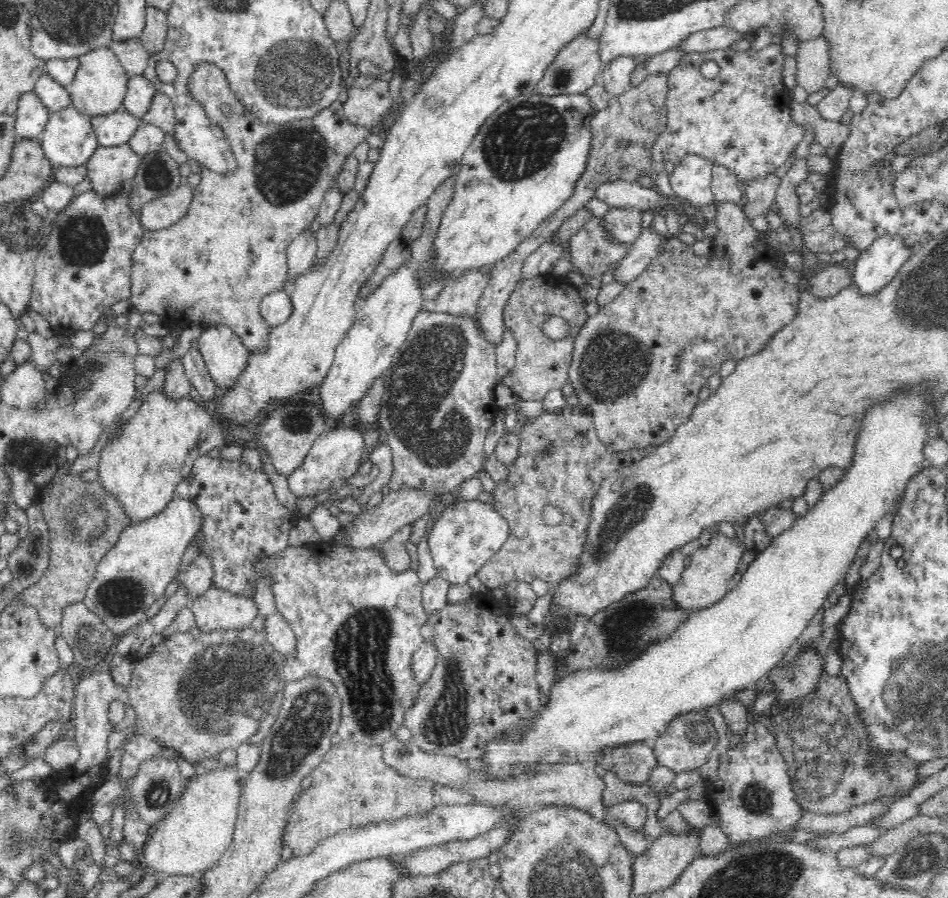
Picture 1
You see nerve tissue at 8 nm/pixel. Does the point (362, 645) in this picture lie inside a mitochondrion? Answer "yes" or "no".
yes

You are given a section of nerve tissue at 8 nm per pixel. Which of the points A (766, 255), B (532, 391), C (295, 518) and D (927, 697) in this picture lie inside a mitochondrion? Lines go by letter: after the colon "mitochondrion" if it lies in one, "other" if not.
A: other
B: other
C: other
D: mitochondrion

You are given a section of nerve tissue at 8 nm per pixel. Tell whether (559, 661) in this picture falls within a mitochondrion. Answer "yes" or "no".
no

